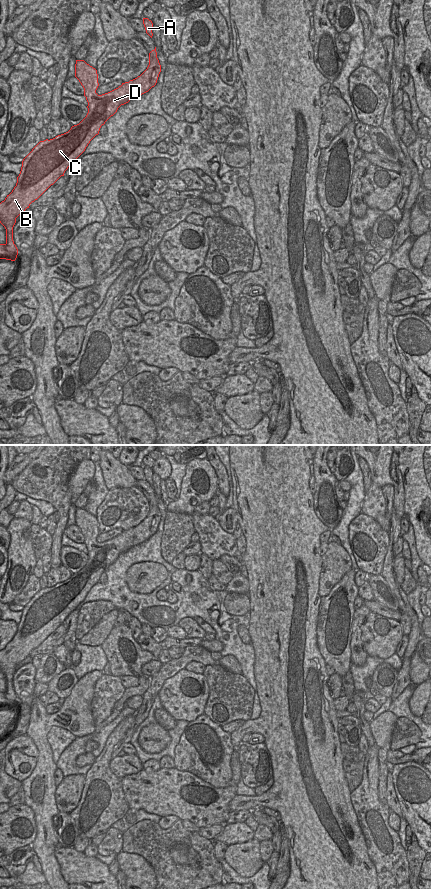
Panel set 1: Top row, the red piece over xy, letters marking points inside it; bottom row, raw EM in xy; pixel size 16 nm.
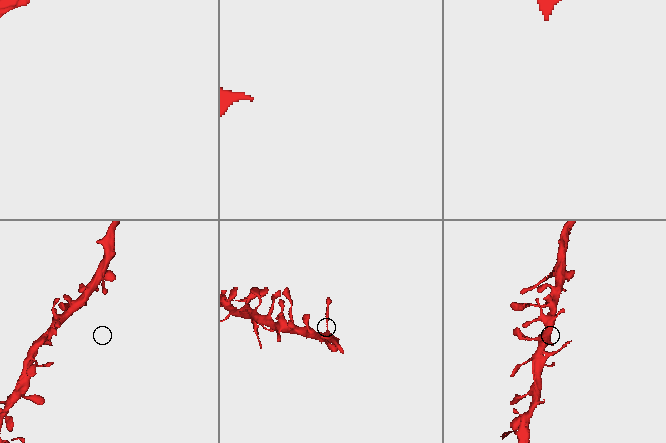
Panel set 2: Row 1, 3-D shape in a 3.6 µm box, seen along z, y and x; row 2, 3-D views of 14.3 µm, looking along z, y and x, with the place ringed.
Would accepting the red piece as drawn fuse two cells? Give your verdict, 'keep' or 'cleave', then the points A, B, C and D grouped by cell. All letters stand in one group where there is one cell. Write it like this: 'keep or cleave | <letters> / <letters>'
keep | A B C D

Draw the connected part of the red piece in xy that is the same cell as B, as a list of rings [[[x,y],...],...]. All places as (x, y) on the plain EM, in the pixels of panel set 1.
[[[156,495],[149,501],[149,513],[137,526],[98,543],[97,518],[84,508],[76,508],[75,525],[84,536],[88,561],[77,573],[53,587],[40,589],[23,607],[17,631],[0,651],[0,671],[6,677],[6,691],[0,692],[0,707],[15,709],[18,697],[13,689],[16,666],[51,633],[64,624],[68,615],[85,599],[100,576],[121,553],[148,540],[157,531],[161,513]]]

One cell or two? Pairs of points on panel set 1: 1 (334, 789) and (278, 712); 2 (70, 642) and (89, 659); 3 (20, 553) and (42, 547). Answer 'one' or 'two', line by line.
1: one
2: two
3: two

